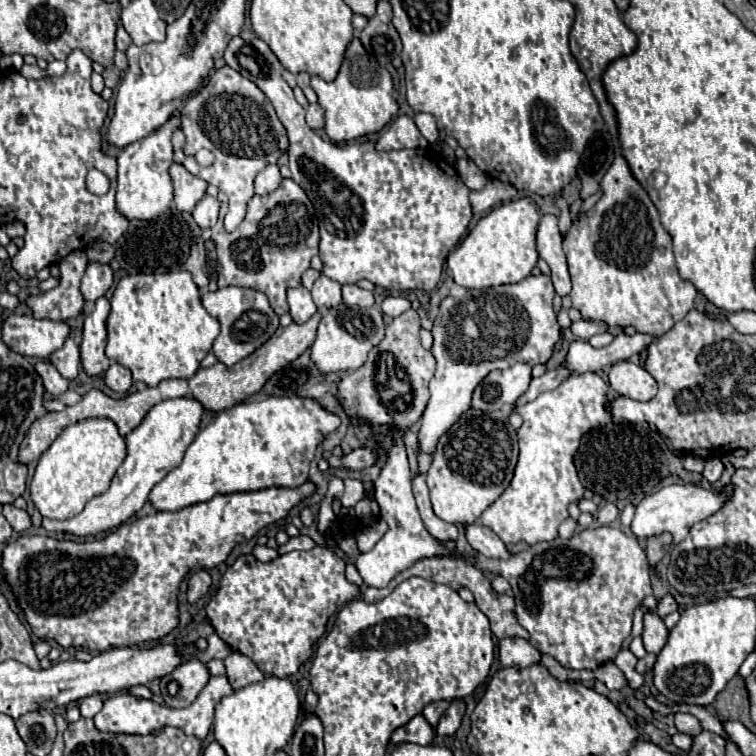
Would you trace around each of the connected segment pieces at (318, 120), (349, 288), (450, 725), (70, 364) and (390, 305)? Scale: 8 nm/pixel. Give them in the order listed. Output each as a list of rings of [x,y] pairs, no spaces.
[[[309,104],[307,106],[307,126],[317,130],[317,128],[323,128],[323,108],[319,104]]]
[[[345,284],[343,286],[343,302],[347,306],[365,306],[365,308],[371,308],[375,304],[375,298],[369,290],[363,290],[355,284]]]
[[[453,700],[451,706],[445,710],[443,718],[437,722],[435,732],[441,734],[441,736],[451,736],[451,734],[455,734],[455,730],[457,730],[459,724],[461,724],[463,714],[465,714],[465,702],[463,702],[463,700]]]
[[[67,338],[65,346],[55,350],[53,354],[49,354],[45,360],[51,362],[59,370],[59,374],[63,374],[63,378],[73,380],[73,378],[77,378],[79,364],[81,364],[81,360],[79,360],[79,346],[75,344],[73,338]]]
[[[387,297],[381,304],[382,312],[390,317],[397,317],[411,308],[411,302],[402,297]]]

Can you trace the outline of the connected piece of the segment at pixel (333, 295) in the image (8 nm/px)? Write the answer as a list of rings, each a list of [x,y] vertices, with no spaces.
[[[321,274],[311,288],[311,296],[313,296],[313,302],[317,304],[317,308],[321,308],[321,310],[335,308],[337,304],[341,304],[341,284],[327,278],[325,274]]]

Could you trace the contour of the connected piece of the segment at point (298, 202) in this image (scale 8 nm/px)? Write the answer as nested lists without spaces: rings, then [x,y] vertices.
[[[281,180],[279,188],[271,194],[259,196],[255,194],[247,204],[245,220],[237,226],[237,230],[227,232],[223,228],[223,218],[227,212],[227,204],[221,204],[219,220],[211,228],[211,240],[219,258],[219,288],[225,286],[243,286],[263,292],[269,298],[275,314],[287,314],[287,288],[295,288],[301,284],[301,274],[309,268],[311,258],[317,254],[317,248],[311,246],[309,234],[319,234],[315,222],[315,210],[305,190],[293,180]]]

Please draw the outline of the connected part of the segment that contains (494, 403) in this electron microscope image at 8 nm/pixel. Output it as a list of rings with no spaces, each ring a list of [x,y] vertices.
[[[515,364],[507,370],[495,370],[483,378],[479,388],[473,392],[475,410],[501,410],[511,404],[527,390],[531,382],[531,368],[527,364]]]

